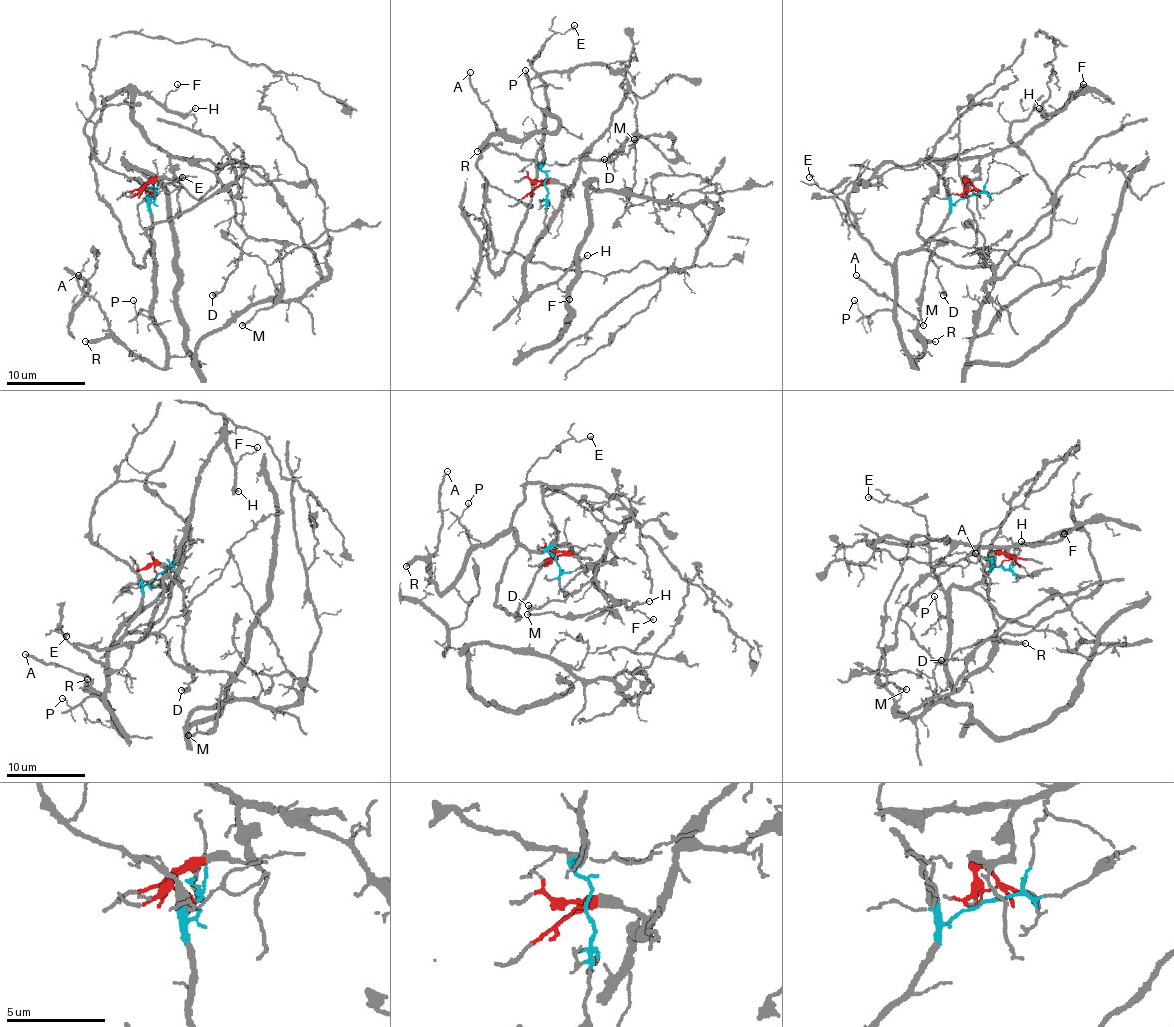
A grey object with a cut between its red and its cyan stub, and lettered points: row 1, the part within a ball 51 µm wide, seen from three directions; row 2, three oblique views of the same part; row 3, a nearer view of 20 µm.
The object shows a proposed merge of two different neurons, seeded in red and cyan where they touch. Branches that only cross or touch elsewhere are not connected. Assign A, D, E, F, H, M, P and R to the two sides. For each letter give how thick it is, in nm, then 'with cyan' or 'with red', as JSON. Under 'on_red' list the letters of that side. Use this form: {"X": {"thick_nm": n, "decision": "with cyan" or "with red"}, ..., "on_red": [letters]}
{"A": {"thick_nm": 160, "decision": "with cyan"}, "D": {"thick_nm": 280, "decision": "with red"}, "E": {"thick_nm": 170, "decision": "with cyan"}, "F": {"thick_nm": 100, "decision": "with red"}, "H": {"thick_nm": 120, "decision": "with red"}, "M": {"thick_nm": 160, "decision": "with red"}, "P": {"thick_nm": 100, "decision": "with cyan"}, "R": {"thick_nm": 260, "decision": "with cyan"}, "on_red": ["D", "F", "H", "M"]}

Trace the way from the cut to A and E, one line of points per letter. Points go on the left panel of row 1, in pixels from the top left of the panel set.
A: (152, 196), (152, 325), (164, 341), (162, 368), (138, 358), (111, 331), (101, 305), (79, 287), (77, 275)
E: (152, 196), (154, 200), (148, 204), (154, 263), (154, 242), (140, 224), (138, 206), (150, 192), (182, 176)

